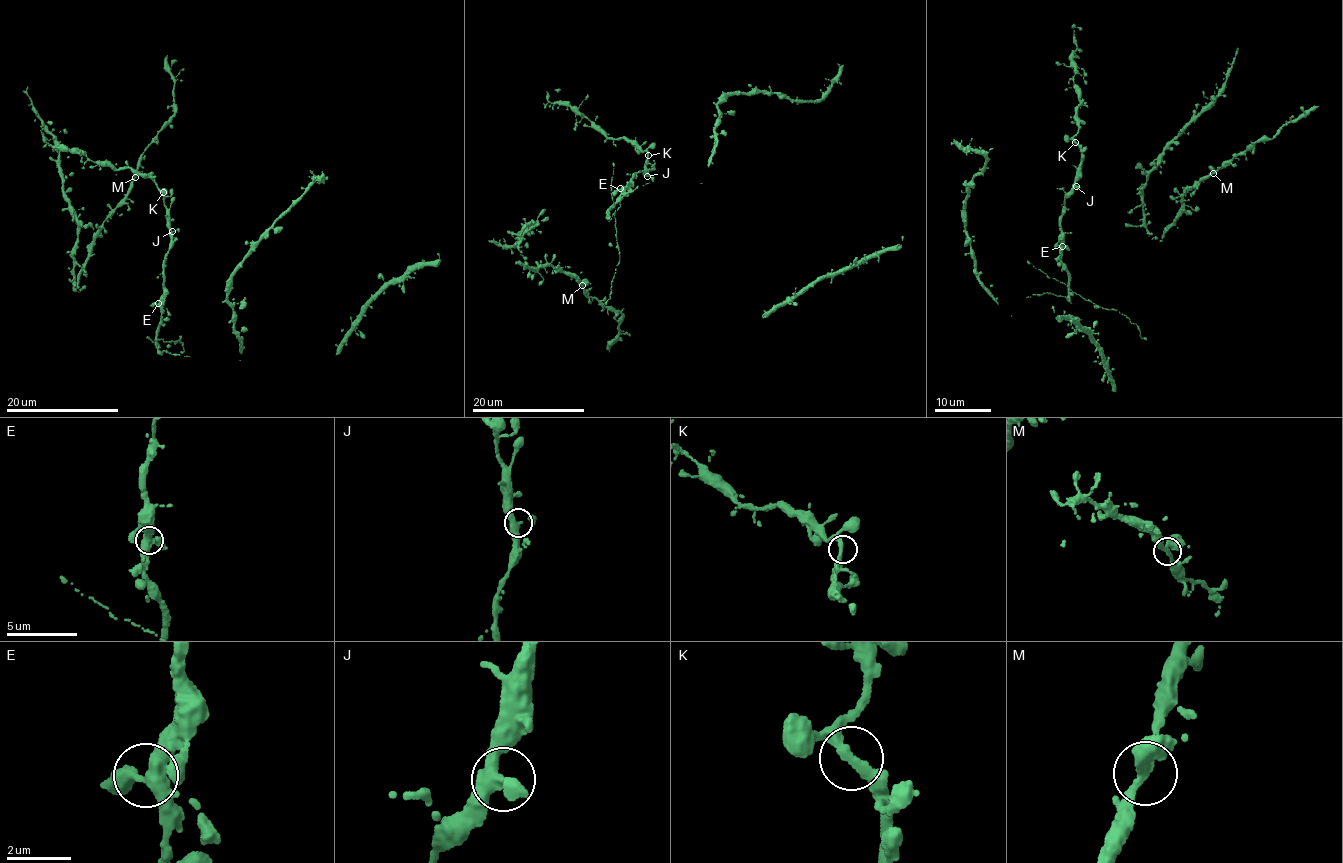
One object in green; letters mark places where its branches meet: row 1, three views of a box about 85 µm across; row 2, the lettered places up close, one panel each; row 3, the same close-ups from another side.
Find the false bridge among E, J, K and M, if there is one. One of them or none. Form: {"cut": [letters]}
{"cut": []}

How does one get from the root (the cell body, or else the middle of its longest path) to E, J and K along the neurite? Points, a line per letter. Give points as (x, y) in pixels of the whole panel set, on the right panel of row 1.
E: (1062, 264), (1062, 246)
J: (1062, 264), (1064, 201), (1076, 186)
K: (1062, 264), (1064, 201), (1074, 183), (1081, 163), (1081, 147), (1075, 142)

